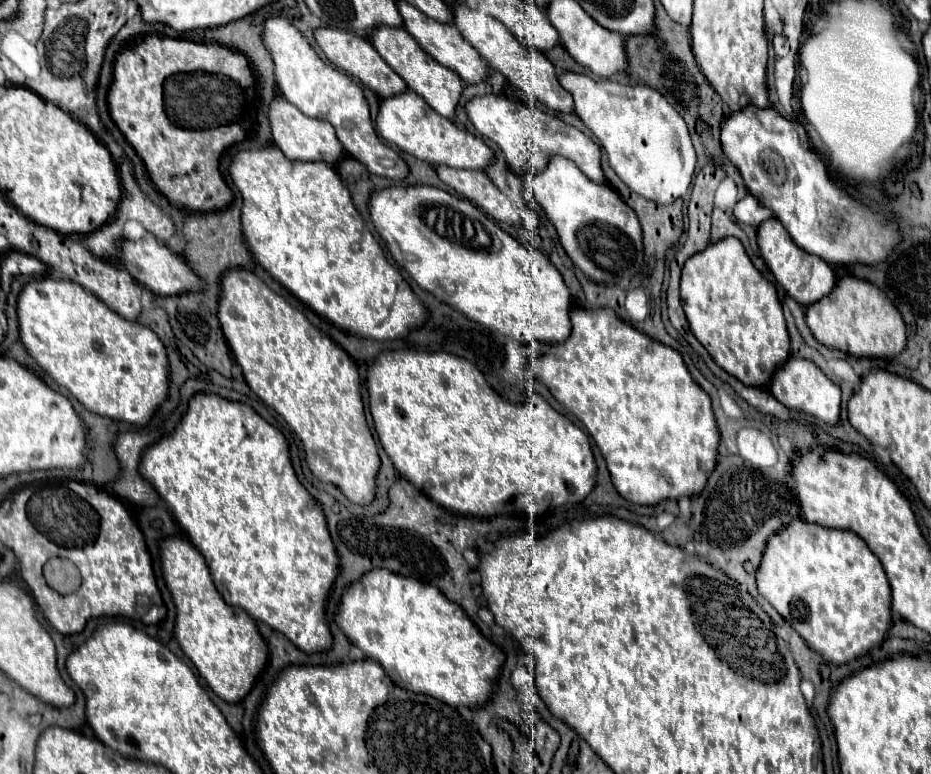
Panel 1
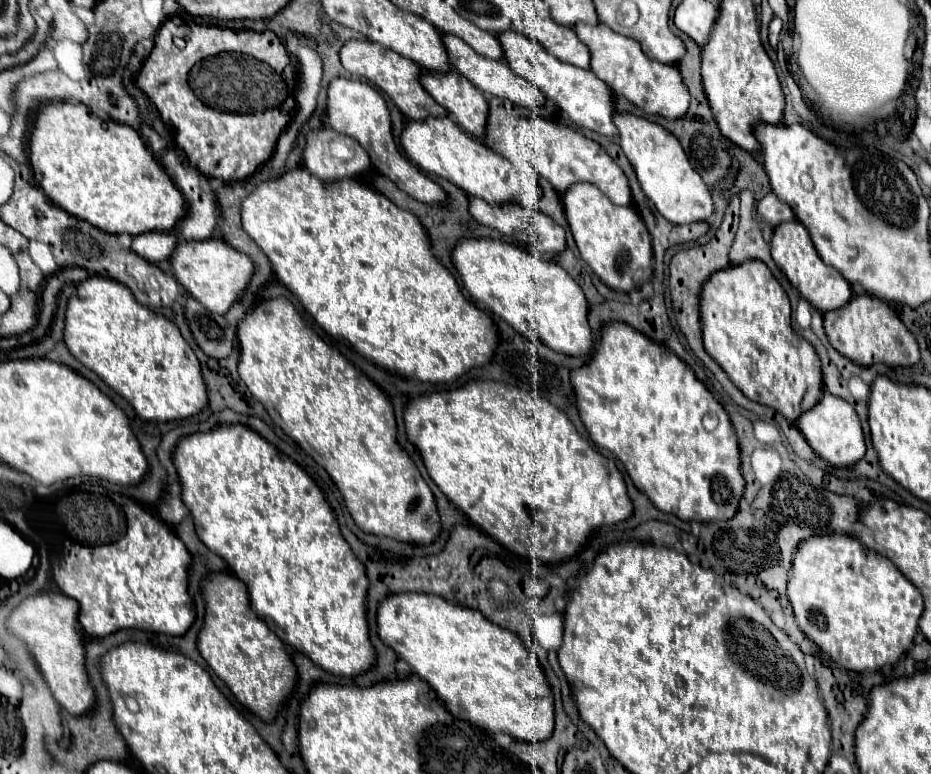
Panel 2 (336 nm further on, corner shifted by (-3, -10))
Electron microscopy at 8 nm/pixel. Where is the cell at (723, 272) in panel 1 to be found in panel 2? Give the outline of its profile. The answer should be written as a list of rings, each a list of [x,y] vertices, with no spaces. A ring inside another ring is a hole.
[[[750,259],[714,271],[700,289],[700,329],[708,355],[752,401],[768,405],[796,421],[822,395],[822,371],[816,351],[792,331],[790,301],[766,263]]]

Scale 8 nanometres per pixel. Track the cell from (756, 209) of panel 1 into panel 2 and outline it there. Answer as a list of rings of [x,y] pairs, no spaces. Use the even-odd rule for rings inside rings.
[[[768,193],[756,207],[756,213],[758,213],[758,219],[770,223],[772,227],[784,223],[784,221],[790,221],[794,219],[794,213],[790,211],[790,207],[782,201],[776,199],[774,193]]]

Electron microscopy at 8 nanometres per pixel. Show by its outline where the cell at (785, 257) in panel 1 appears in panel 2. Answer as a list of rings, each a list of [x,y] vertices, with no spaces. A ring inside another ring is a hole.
[[[788,221],[782,223],[778,227],[774,227],[774,235],[772,235],[772,259],[776,261],[776,265],[780,265],[780,269],[786,273],[788,281],[792,283],[792,287],[818,311],[826,313],[838,307],[844,307],[850,299],[852,299],[852,287],[850,283],[832,267],[824,265],[822,259],[818,257],[814,243],[806,231],[806,227],[802,227],[802,223],[798,221]]]

